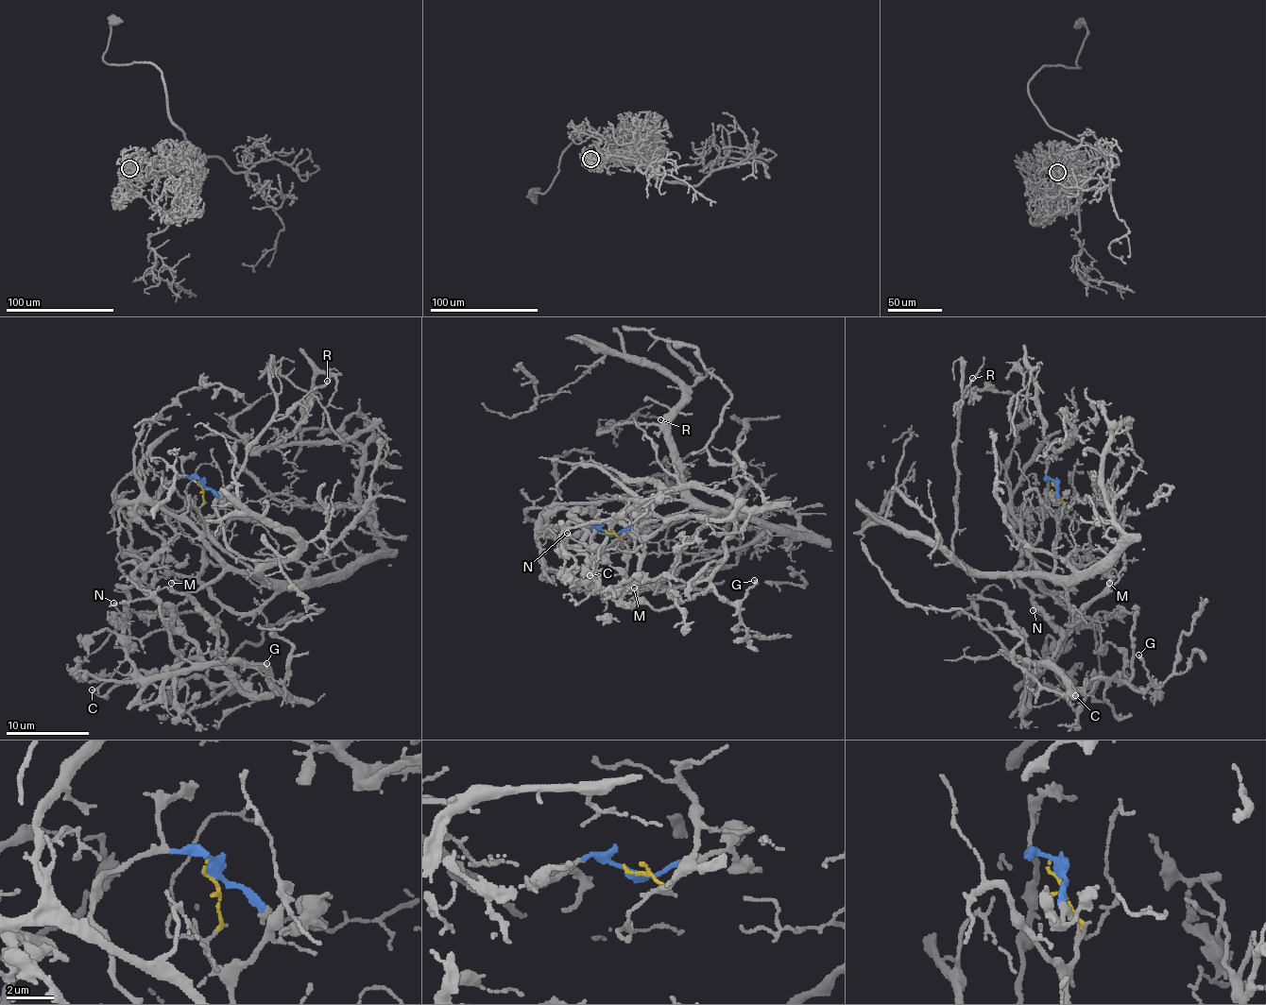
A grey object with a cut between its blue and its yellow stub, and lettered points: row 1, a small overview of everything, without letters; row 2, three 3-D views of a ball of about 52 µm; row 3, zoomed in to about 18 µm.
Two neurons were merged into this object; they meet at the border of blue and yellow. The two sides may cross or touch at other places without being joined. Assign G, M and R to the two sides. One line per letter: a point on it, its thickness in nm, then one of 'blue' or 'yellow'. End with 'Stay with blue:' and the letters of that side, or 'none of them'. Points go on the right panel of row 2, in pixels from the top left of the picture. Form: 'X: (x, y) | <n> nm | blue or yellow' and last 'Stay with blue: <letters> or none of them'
G: (1138, 655) | 200 nm | blue
M: (1109, 583) | 100 nm | yellow
R: (972, 378) | 120 nm | yellow
Stay with blue: G

